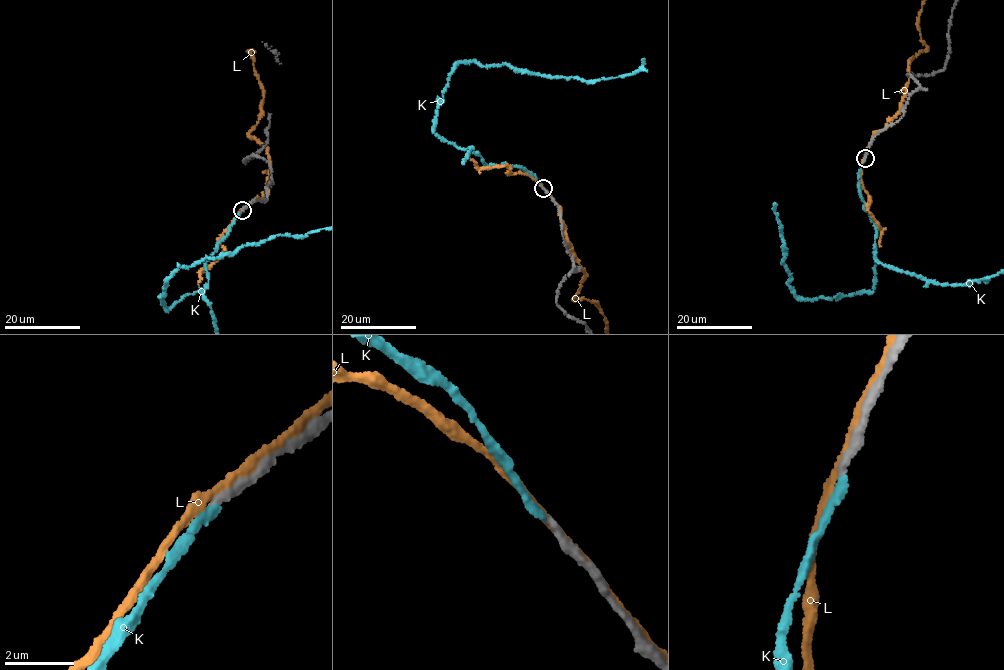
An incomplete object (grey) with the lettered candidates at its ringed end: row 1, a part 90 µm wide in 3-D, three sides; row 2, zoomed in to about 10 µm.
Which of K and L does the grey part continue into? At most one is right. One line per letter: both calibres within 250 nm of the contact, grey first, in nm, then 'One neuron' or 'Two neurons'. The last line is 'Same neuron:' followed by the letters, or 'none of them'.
K: Thickness 200 nm (grey) against 240 nm. Two neurons
L: Thickness 260 nm (grey) against 240 nm. Two neurons
Same neuron: none of them

